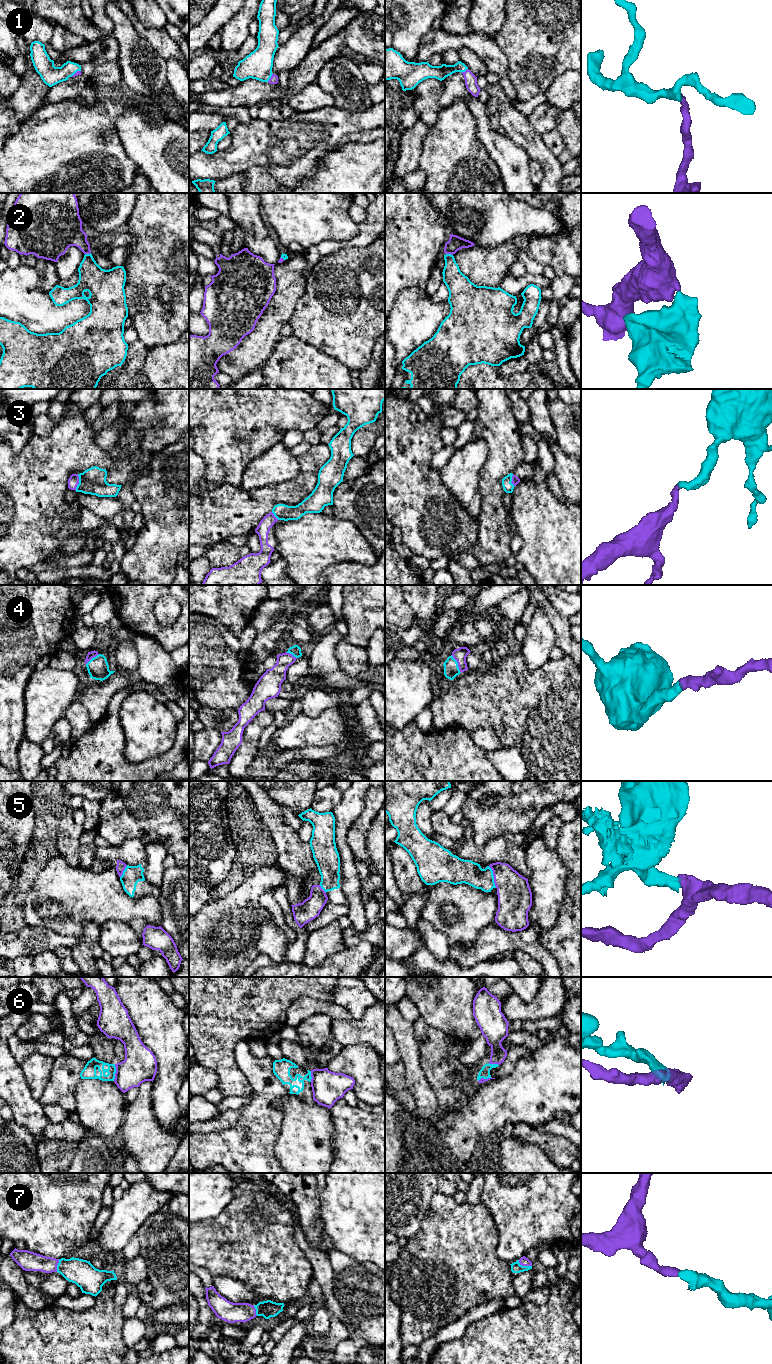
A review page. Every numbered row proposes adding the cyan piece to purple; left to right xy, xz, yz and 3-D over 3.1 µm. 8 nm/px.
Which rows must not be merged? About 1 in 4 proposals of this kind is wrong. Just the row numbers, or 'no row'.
2, 5, 6

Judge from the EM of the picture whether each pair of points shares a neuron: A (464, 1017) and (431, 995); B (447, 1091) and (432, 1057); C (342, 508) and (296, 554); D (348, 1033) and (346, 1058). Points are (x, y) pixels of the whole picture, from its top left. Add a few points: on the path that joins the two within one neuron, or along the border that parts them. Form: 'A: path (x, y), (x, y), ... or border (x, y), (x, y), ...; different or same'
A: path (456, 1012), (439, 995); same
B: path (443, 1083), (443, 1074), (438, 1066); same
C: border (331, 516), (346, 518), (355, 525); different
D: border (370, 1044), (363, 1043), (343, 1047); different

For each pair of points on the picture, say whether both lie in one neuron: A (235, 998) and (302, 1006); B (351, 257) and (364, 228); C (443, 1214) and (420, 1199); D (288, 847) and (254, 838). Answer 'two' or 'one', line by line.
A: two
B: two
C: two
D: two

